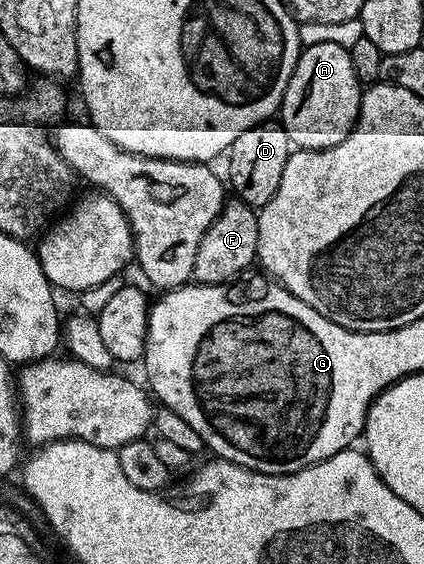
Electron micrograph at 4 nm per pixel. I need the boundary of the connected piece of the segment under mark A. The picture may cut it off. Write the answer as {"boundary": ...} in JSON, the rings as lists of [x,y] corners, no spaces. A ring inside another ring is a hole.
{"boundary":[[[318,41],[315,45],[308,46],[307,49],[305,46],[298,54],[298,62],[292,71],[292,79],[284,91],[280,110],[280,124],[289,135],[291,146],[299,149],[336,147],[336,143],[340,143],[354,129],[363,92],[363,86],[352,67],[349,48],[345,44],[337,45],[334,41]]]}

